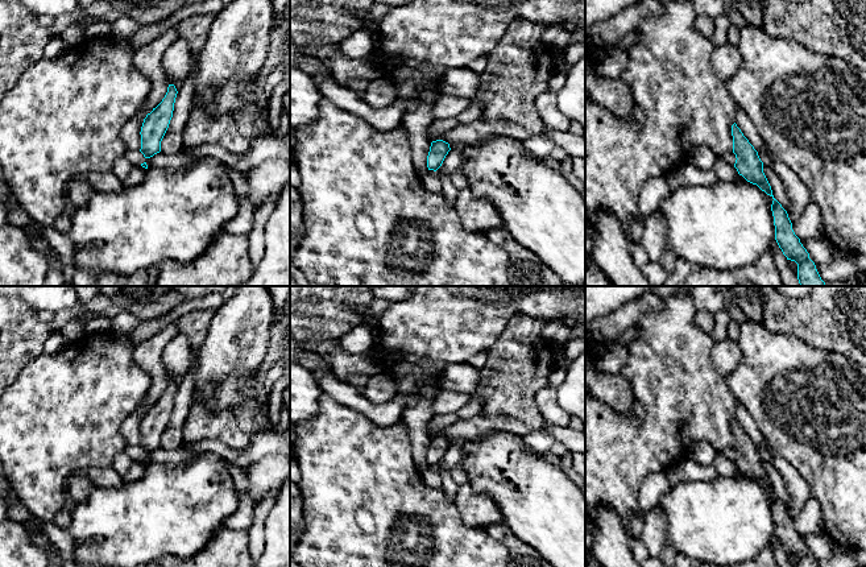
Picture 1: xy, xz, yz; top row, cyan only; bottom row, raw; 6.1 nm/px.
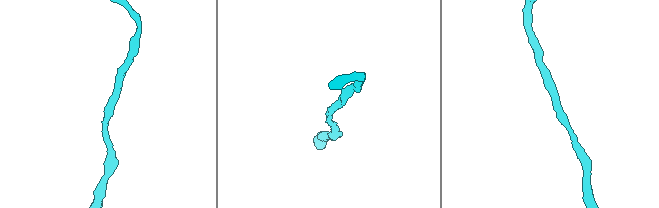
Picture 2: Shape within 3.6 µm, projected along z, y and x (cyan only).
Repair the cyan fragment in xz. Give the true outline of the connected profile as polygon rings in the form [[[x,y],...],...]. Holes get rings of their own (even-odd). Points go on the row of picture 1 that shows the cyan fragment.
[[[443,140],[432,141],[428,156],[427,156],[428,170],[436,171],[442,166],[442,164],[449,150],[451,150],[451,148],[449,148],[448,142],[446,142]]]

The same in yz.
[[[734,123],[732,125],[732,136],[733,136],[733,153],[736,154],[736,164],[734,164],[734,167],[737,169],[738,174],[742,175],[747,182],[753,183],[753,185],[757,185],[762,191],[765,191],[767,195],[770,195],[774,200],[772,200],[772,204],[771,204],[771,211],[772,211],[772,216],[774,216],[774,225],[775,225],[775,240],[779,245],[779,248],[782,249],[783,254],[787,257],[787,260],[791,260],[791,261],[795,261],[797,264],[797,280],[799,280],[799,284],[800,286],[825,286],[825,282],[821,280],[817,269],[816,269],[816,265],[815,262],[809,258],[809,253],[807,252],[807,249],[803,247],[803,244],[800,243],[800,239],[795,235],[794,229],[792,229],[792,223],[788,218],[788,214],[787,211],[782,207],[782,204],[774,198],[772,195],[772,190],[771,190],[771,186],[763,173],[763,162],[761,161],[759,156],[758,156],[758,152],[754,149],[754,146],[749,142],[749,140],[743,136],[743,133],[741,132],[741,129],[737,127],[737,124]]]

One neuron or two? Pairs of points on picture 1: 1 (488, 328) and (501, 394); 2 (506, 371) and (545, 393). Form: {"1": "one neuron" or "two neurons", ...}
{"1": "two neurons", "2": "two neurons"}

